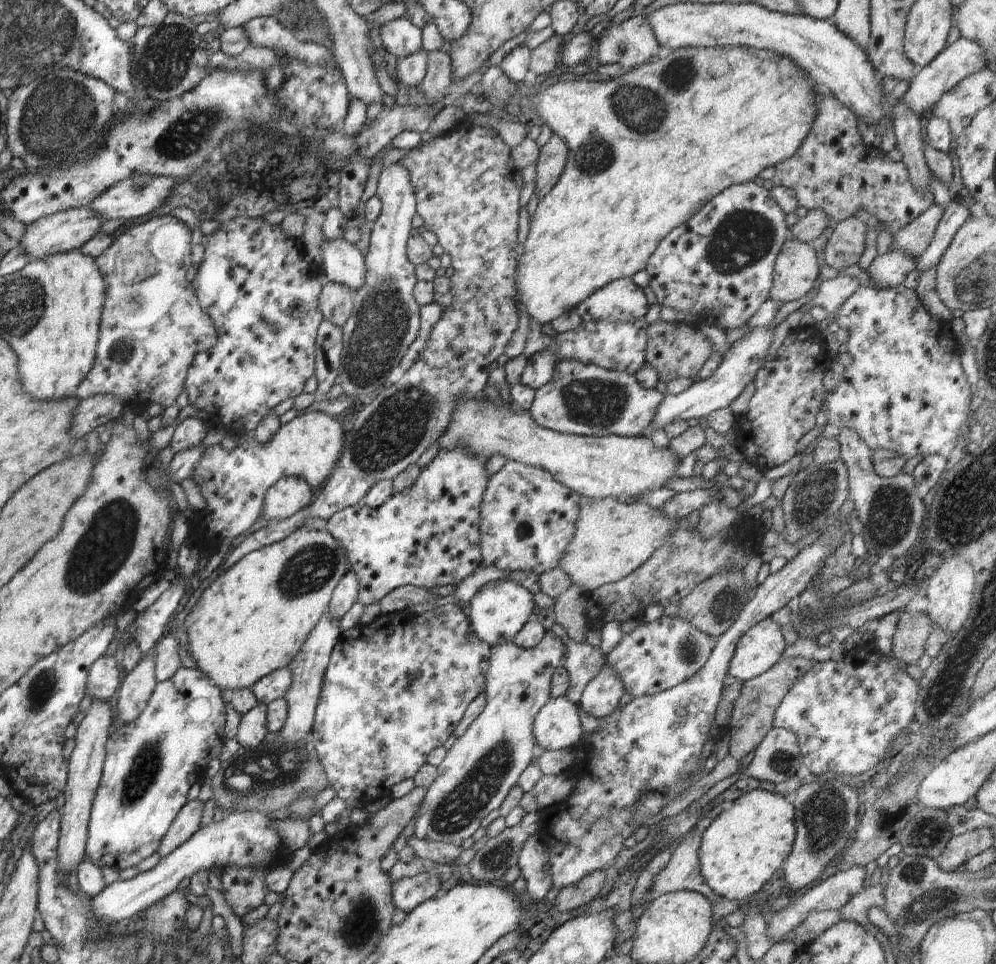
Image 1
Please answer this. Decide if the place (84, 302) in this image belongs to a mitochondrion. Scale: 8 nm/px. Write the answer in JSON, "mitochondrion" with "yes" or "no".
{"mitochondrion":"no"}

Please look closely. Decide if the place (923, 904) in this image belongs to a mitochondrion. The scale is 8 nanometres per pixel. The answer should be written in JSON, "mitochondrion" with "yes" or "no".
{"mitochondrion":"yes"}

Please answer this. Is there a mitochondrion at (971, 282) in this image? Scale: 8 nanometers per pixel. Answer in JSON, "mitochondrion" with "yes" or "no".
{"mitochondrion":"yes"}

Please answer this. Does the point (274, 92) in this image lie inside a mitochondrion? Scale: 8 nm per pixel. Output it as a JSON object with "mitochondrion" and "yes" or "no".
{"mitochondrion":"no"}

